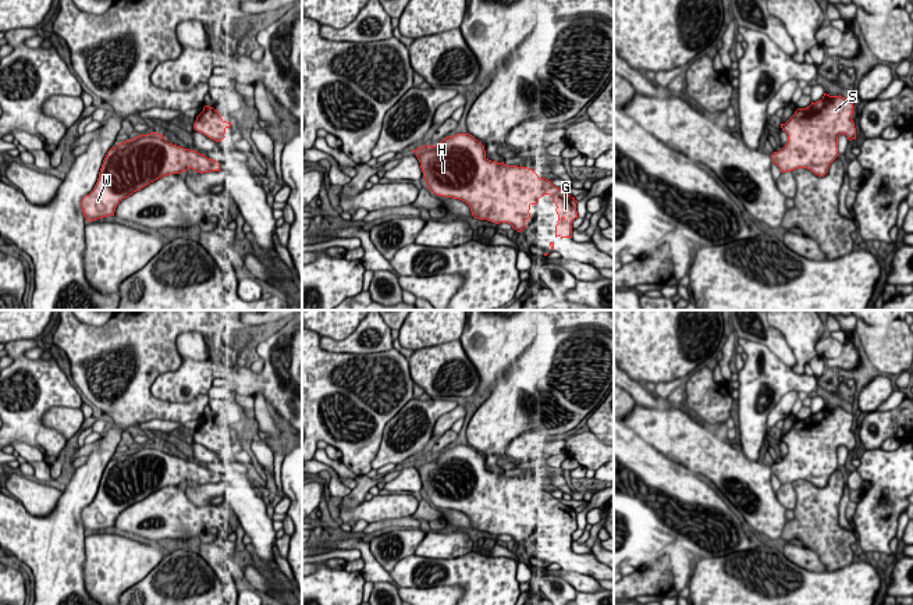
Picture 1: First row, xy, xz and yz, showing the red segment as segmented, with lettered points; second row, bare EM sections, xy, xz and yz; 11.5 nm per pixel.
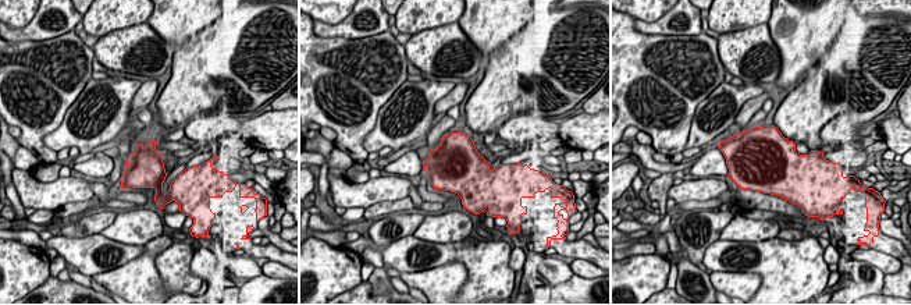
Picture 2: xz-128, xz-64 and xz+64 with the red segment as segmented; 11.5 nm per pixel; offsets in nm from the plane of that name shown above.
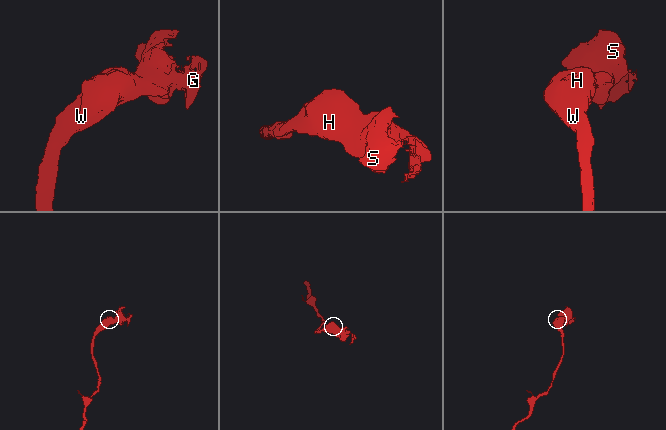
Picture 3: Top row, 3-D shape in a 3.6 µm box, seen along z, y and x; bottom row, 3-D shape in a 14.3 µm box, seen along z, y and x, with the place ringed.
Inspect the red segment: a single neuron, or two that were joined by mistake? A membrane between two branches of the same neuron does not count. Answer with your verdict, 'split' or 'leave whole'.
leave whole

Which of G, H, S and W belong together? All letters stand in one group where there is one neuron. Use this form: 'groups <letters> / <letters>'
groups G H S W

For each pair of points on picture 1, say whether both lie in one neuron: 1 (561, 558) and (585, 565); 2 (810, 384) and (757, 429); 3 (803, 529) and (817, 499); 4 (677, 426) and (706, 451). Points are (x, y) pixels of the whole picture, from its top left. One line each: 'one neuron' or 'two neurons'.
1: one neuron
2: one neuron
3: one neuron
4: one neuron

